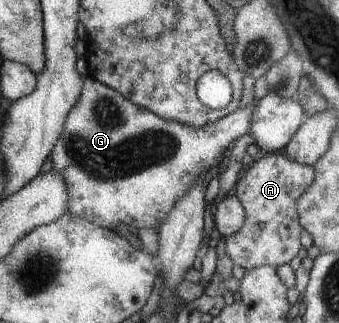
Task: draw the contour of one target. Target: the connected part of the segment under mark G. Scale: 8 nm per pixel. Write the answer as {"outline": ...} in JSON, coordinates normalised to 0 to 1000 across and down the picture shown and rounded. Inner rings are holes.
{"outline":[[[260,232],[147,480],[198,576],[195,656],[304,706],[389,693],[460,709],[572,554],[631,517],[678,443],[735,412],[764,313],[575,396],[469,359]]]}

